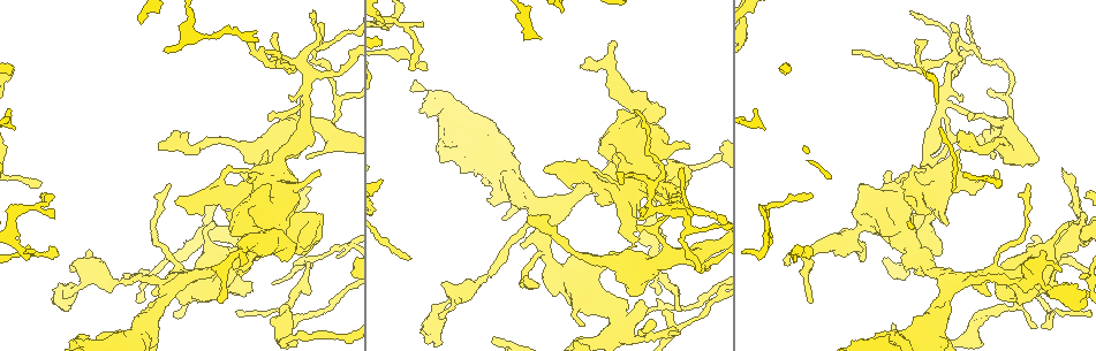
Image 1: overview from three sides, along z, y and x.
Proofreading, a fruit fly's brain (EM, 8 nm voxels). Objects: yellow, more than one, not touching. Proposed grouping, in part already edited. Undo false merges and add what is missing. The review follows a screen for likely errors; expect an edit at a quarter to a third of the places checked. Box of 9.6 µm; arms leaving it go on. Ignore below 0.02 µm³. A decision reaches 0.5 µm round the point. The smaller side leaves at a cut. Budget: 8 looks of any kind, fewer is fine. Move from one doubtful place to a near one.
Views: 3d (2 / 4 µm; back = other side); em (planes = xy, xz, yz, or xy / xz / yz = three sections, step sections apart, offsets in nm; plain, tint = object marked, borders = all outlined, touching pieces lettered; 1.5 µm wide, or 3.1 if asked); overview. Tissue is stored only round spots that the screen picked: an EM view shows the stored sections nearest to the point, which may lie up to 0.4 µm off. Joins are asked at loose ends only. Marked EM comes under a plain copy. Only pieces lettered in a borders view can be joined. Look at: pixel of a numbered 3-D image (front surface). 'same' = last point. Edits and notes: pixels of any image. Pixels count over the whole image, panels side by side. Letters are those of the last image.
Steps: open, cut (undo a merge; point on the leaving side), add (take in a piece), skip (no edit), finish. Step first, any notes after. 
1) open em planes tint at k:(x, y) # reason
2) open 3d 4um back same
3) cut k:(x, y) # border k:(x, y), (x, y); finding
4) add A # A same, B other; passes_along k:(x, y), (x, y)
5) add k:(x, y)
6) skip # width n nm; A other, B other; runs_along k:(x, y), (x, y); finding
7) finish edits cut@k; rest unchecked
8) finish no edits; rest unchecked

open 3d 4um at 1:(441, 318) # branch stops here

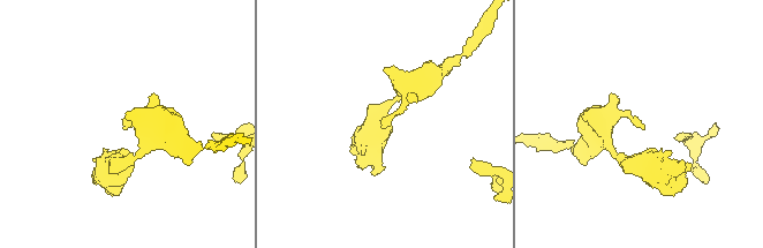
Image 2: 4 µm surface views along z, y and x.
open em yz step 4 borders at 2:(122, 125) # shape alone is not enough

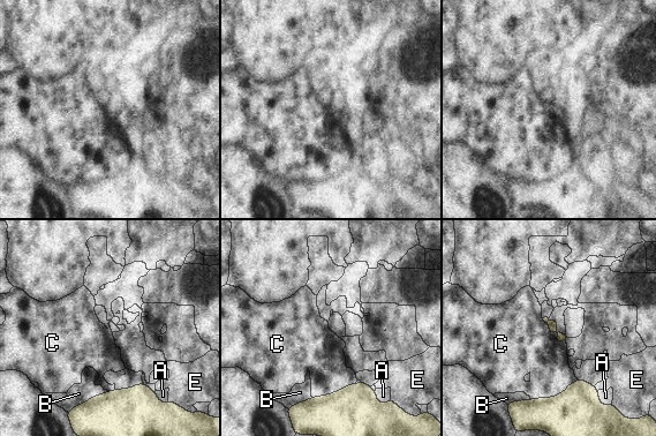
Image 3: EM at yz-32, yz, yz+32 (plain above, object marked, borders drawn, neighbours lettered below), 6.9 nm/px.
open em planes borders same

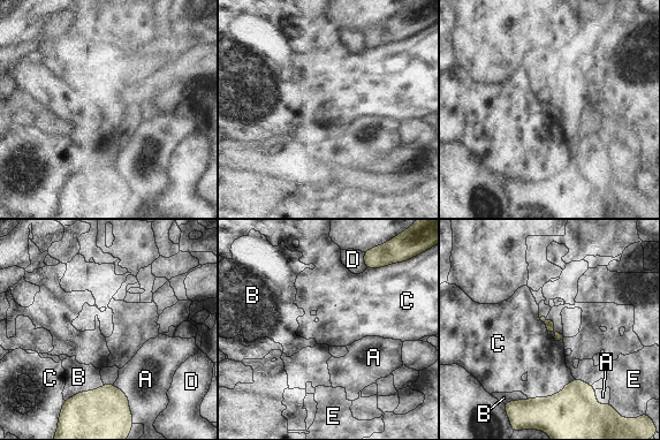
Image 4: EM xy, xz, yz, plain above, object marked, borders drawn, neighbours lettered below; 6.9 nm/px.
skip # A other, B other, C other, D other, E other; border 4:(575, 379), (548, 396), (529, 399); no lettered piece goes on from it

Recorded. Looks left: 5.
open 3d 2um back at 1:(293, 305) # arms part here

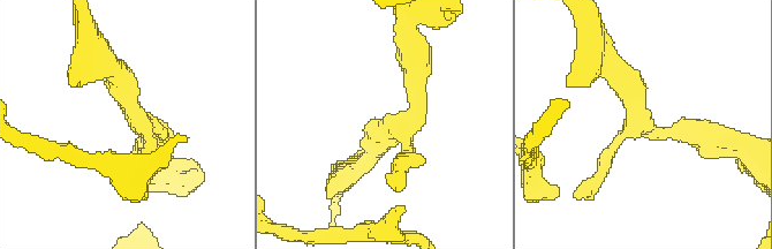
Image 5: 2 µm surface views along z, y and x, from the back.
open em xy step 4 borders at 5:(639, 123)

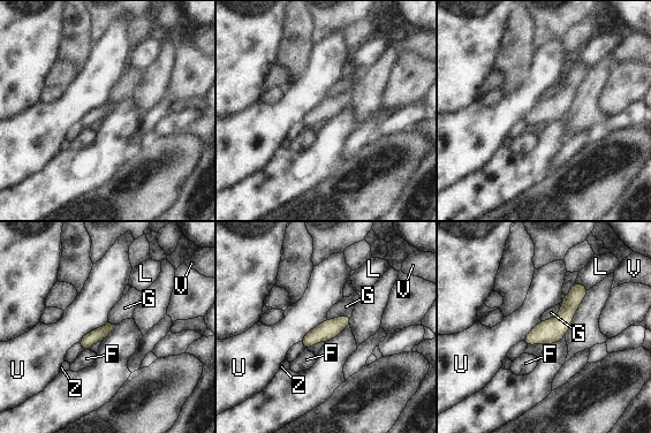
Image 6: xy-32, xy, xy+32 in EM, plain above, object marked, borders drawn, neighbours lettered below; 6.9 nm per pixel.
open em xz step 8 borders same

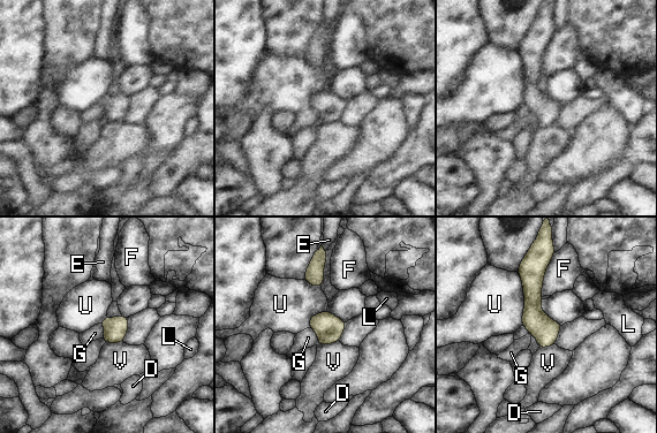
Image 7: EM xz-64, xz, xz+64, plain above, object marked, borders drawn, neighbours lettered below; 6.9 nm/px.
skip # longest_contact U 380 nm; D other, E other, F other, G other, L other, U other, V other; runs_along 7:(543, 258), (533, 271), (541, 344); continuous, no second cell

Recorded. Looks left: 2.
open em planes borders at 1:(676, 325) # sharp bend

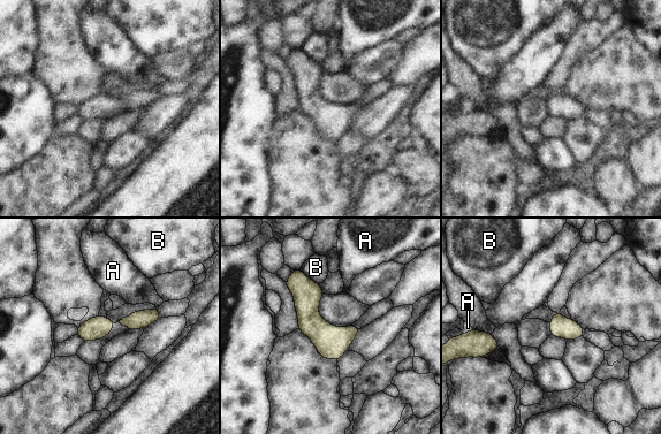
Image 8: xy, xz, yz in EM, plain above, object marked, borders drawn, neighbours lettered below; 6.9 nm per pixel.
skip # width 140 nm; A other, B other; runs_along 8:(296, 272), (309, 321), (335, 357); continuous, no second cell

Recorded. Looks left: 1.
finish no edits; rest unchecked

